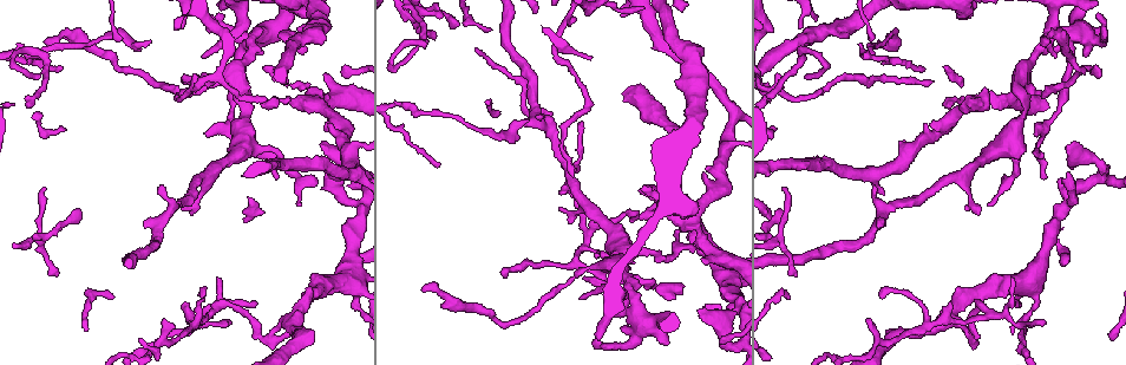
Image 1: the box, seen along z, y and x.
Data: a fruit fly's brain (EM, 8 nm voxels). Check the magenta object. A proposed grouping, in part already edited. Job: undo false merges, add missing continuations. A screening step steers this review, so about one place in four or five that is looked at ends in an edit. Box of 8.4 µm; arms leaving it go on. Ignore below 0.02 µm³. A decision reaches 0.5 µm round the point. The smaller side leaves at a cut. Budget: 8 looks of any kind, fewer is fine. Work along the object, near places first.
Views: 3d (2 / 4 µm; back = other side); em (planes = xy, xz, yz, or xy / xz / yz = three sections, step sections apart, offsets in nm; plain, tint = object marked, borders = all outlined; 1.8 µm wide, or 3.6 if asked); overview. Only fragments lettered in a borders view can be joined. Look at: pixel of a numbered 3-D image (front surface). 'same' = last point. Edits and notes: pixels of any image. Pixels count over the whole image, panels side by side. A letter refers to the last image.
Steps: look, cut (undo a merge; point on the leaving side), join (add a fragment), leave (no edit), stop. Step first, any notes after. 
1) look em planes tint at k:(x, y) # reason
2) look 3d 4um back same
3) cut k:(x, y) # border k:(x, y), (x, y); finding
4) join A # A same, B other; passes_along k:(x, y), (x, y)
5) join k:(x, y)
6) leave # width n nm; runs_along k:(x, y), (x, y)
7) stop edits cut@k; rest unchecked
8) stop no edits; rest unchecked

look em xy step 16 borders at 1:(727, 344) # three-way junction

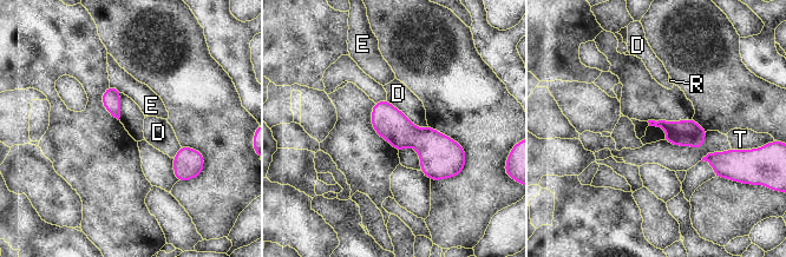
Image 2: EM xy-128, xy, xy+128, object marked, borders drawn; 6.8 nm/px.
leave # D other, E other, R other, T other; all the same cell

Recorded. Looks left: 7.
look 3d 4um at 1:(952, 316)

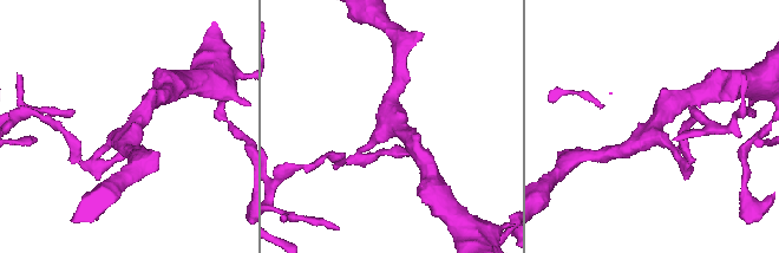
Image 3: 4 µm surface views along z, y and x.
look em planes borders at 3:(129, 129)

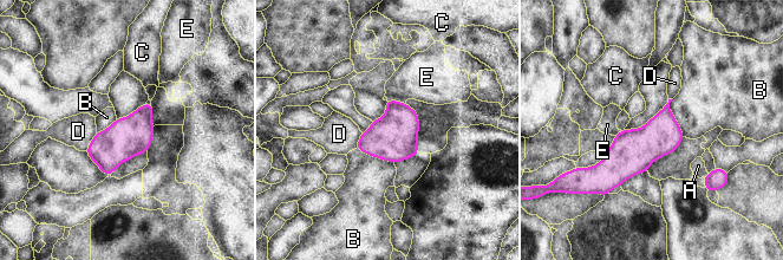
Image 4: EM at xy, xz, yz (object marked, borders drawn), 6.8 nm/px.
leave # A other, B other, C other, D other, E other; border 4:(354, 148), (393, 163); one cell here

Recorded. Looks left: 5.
look 3d 2um at 1:(78, 211) # branch stops here

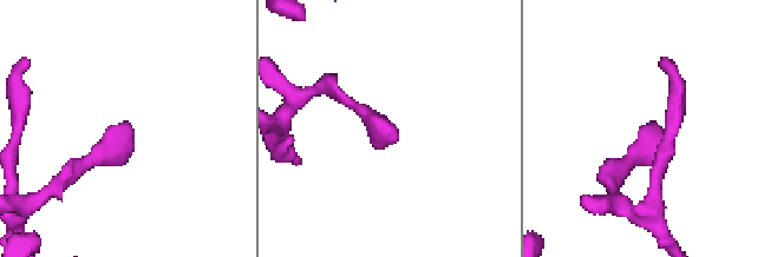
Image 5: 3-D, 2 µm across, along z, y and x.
look em xz step 8 borders at 5:(659, 125)

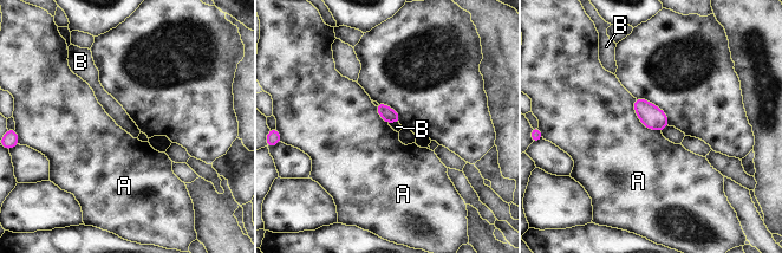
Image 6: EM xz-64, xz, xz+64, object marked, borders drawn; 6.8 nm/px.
look em planes borders same # another direction

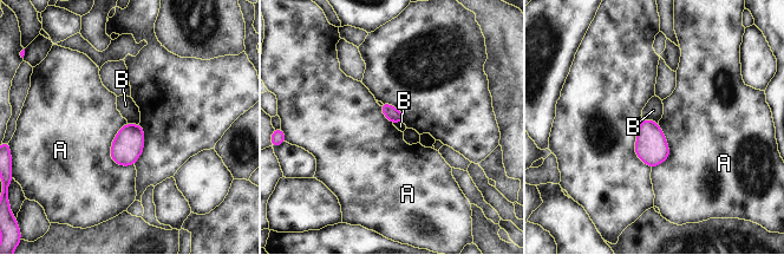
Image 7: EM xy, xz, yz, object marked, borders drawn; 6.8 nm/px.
leave # A other, B other; border 7:(642, 118), (649, 118), (658, 123); none of them fits

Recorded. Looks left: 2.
look 3d 2um at 1:(590, 105) # abrupt turn

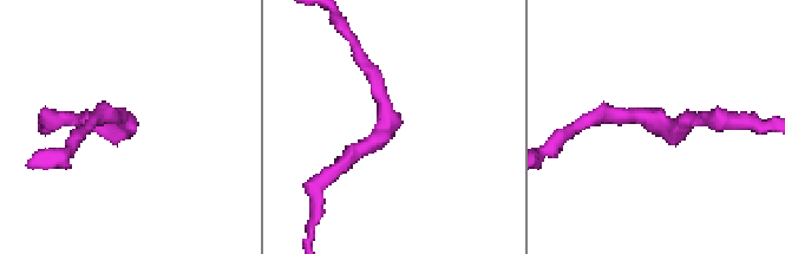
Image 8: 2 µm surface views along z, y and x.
look em xz step 4 borders at 8:(656, 118) # need the tissue

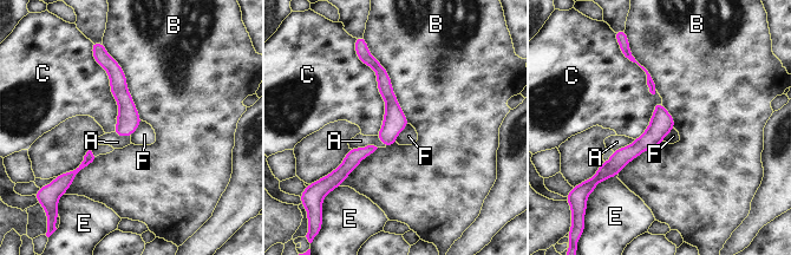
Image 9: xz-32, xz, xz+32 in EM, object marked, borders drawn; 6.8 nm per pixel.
leave # longest_contact B 600 nm; A other, B other, C other, E other, F other; all the same cell

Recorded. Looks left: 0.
stop no edits; rest unchecked

